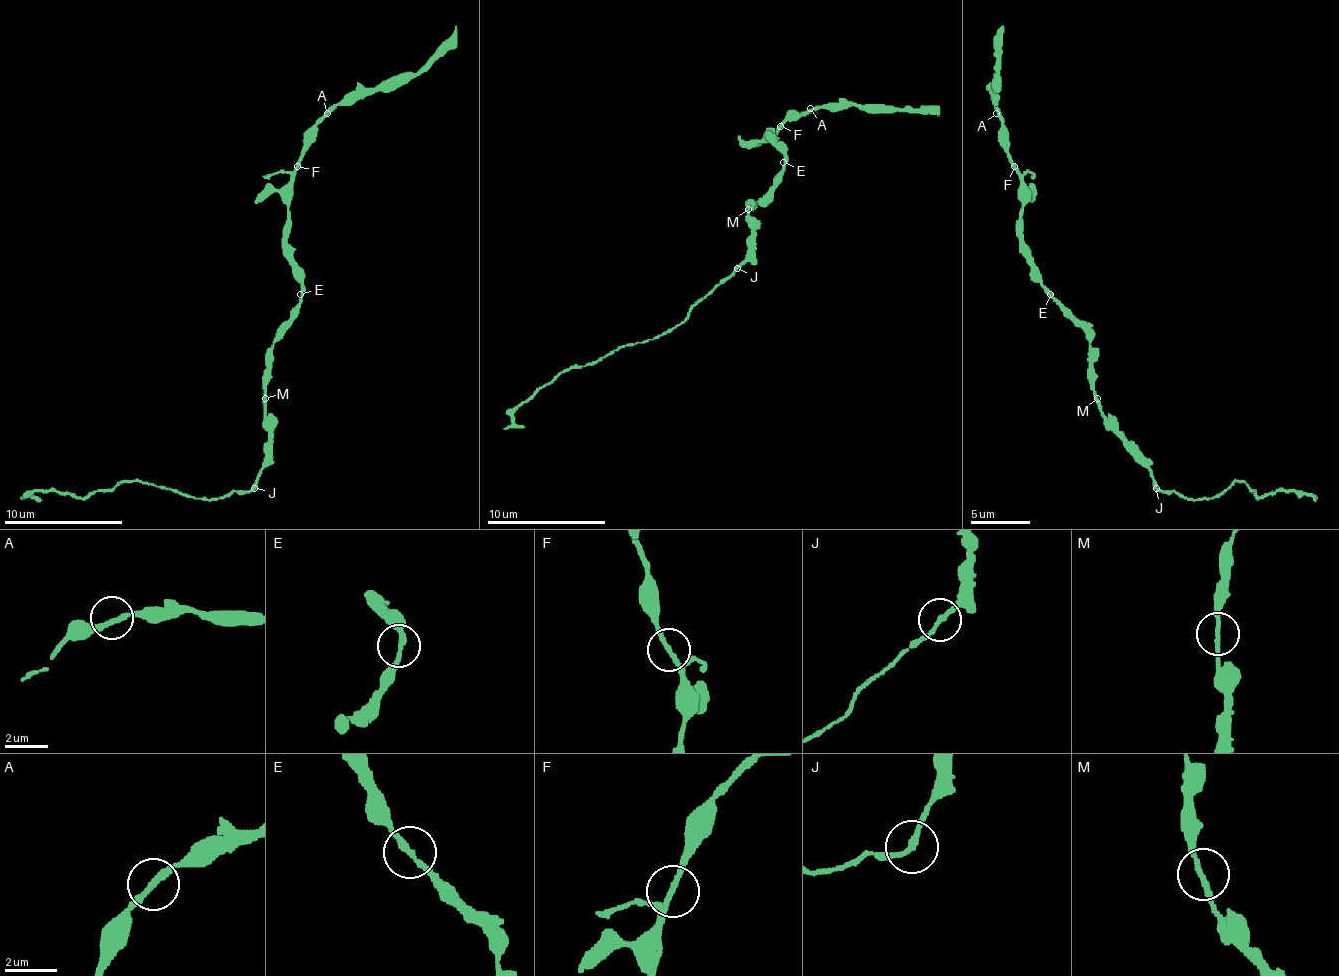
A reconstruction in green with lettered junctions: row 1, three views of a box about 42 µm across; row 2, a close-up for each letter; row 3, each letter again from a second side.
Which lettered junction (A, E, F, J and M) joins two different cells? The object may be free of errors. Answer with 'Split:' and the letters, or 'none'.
Split: none

